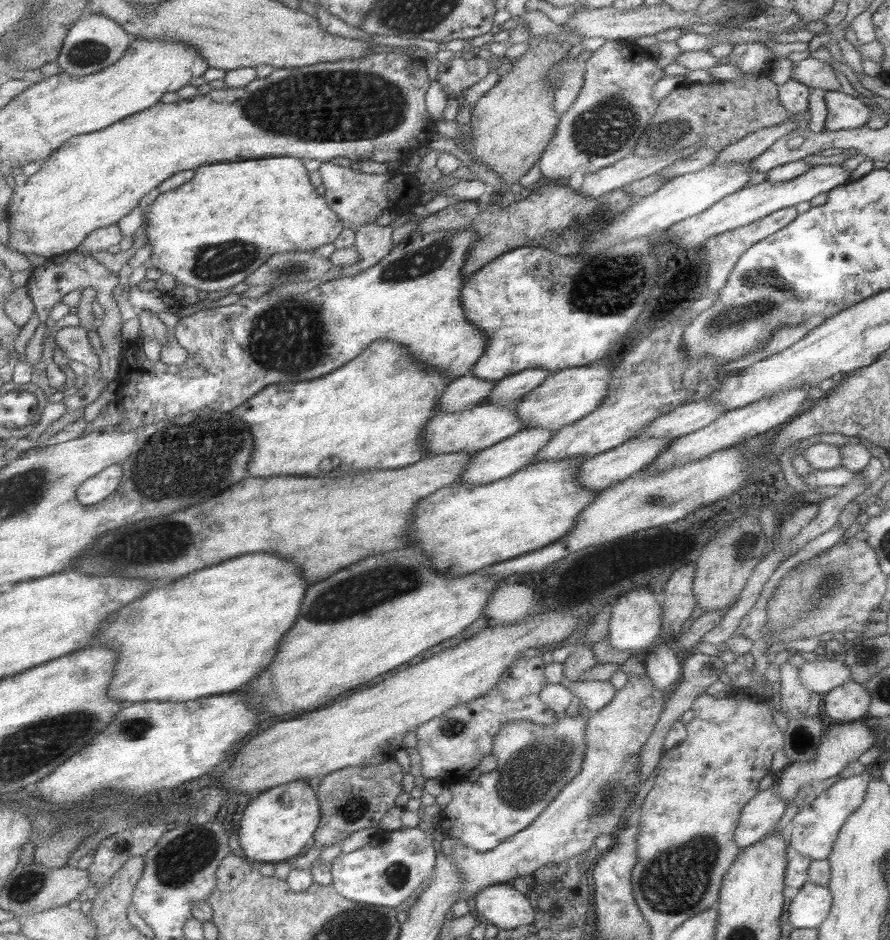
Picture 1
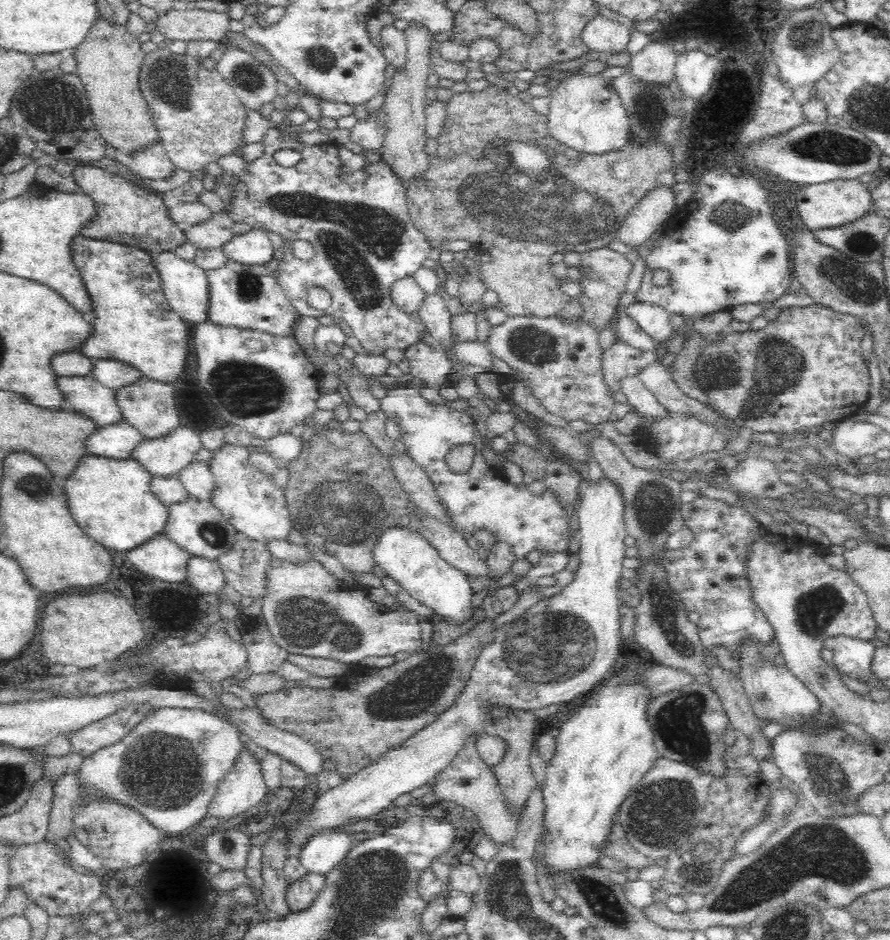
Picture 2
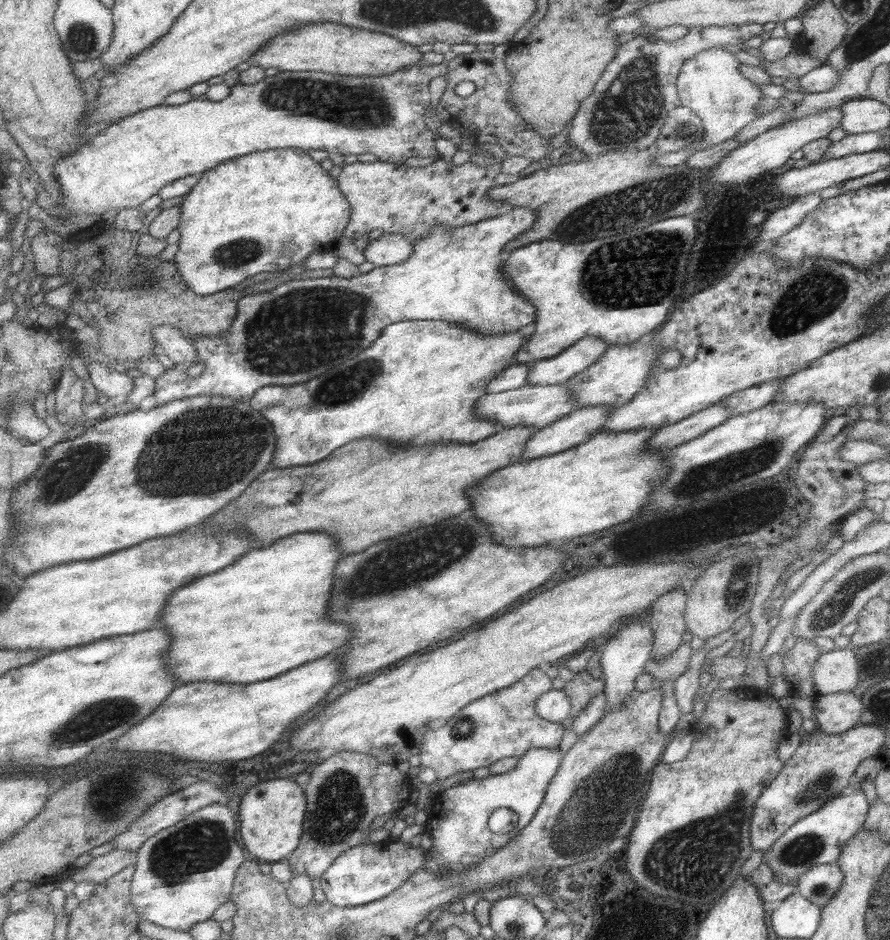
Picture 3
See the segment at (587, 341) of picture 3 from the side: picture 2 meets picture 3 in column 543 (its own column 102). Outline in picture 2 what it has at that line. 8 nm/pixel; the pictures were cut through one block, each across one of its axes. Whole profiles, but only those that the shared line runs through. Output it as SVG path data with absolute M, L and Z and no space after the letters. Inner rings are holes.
M114 359L94 360L94 368L91 375L102 386L107 386L112 390L124 388L146 377L134 366Z

